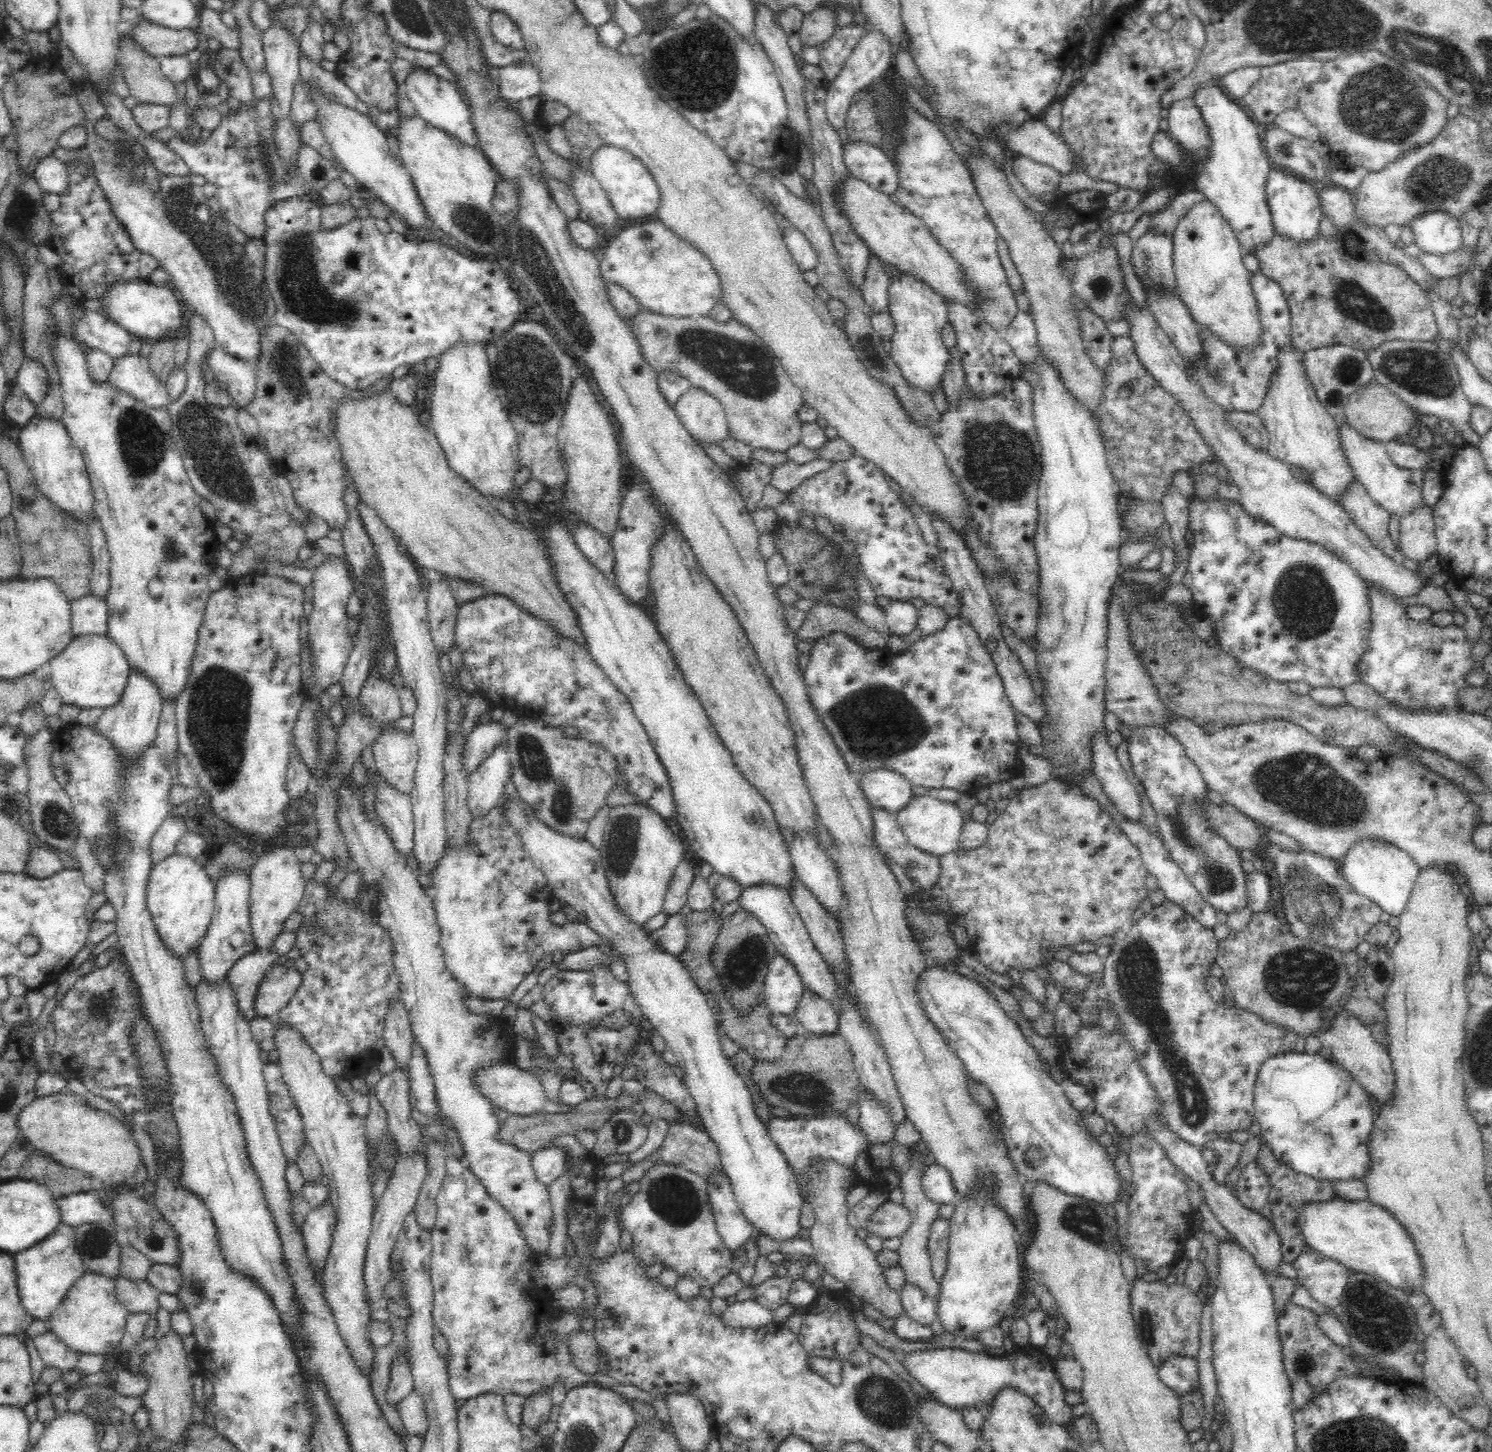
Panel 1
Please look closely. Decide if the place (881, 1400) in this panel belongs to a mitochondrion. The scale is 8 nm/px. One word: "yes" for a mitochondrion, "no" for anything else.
yes

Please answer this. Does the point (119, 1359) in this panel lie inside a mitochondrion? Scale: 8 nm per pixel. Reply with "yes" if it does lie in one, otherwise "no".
no

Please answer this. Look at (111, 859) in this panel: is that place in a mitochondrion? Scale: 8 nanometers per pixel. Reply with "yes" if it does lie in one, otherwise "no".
yes

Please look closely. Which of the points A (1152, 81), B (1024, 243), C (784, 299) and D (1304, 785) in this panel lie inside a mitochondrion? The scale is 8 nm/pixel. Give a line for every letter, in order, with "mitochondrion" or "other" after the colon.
A: other
B: other
C: other
D: mitochondrion

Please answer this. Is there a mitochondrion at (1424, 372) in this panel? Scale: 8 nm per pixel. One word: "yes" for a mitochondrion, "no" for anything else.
yes

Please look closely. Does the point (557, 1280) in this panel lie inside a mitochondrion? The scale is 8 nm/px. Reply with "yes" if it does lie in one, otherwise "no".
no

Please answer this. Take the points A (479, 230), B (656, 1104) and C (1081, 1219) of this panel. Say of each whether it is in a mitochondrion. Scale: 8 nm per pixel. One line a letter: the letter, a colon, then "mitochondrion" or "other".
A: mitochondrion
B: other
C: mitochondrion

